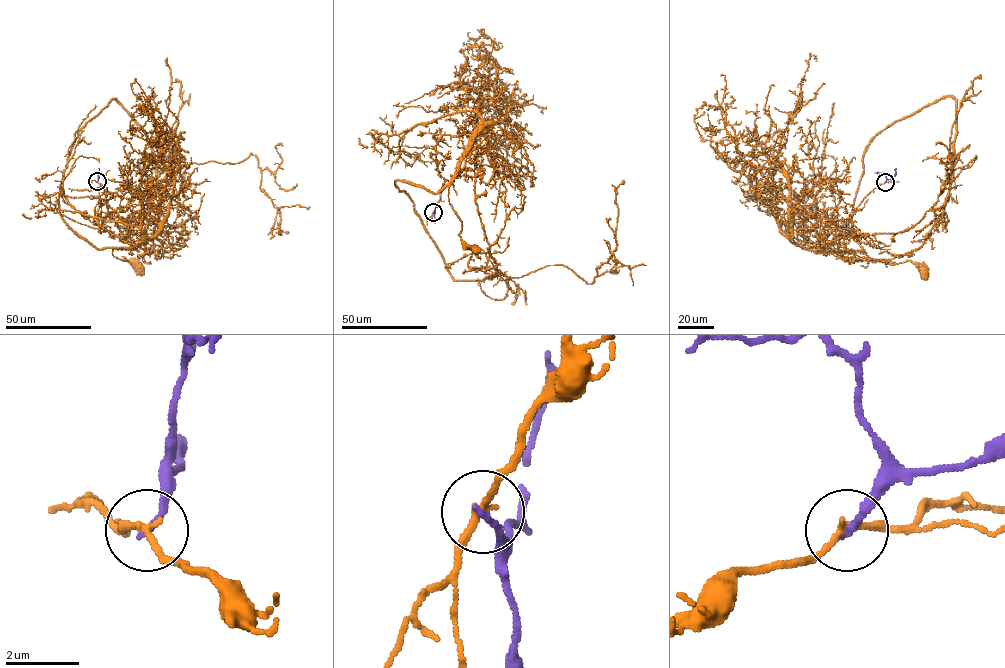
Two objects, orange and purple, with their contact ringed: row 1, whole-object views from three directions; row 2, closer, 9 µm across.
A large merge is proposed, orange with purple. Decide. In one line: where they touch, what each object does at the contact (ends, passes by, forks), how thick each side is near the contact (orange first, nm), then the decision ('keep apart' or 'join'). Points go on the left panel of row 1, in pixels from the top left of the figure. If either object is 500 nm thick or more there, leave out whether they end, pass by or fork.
at (97, 181); orange passes by; purple ends there; 190 nm thick on the orange side, 190 nm on the other; keep apart

